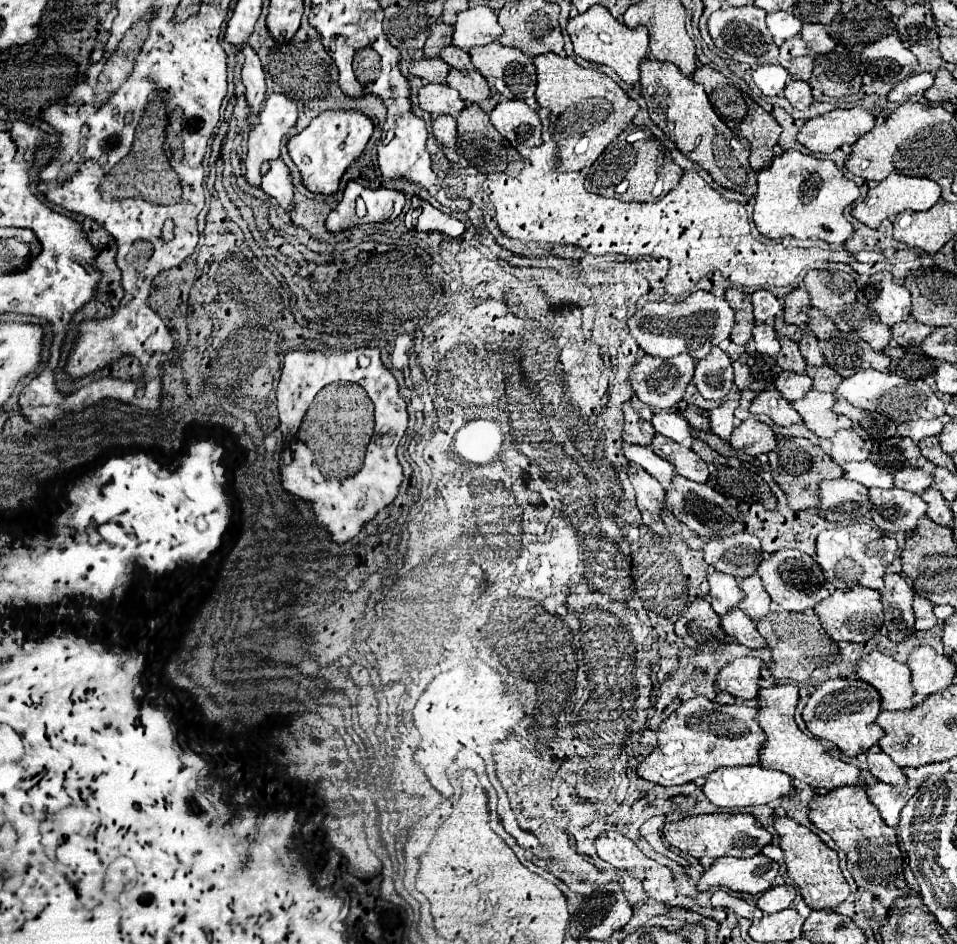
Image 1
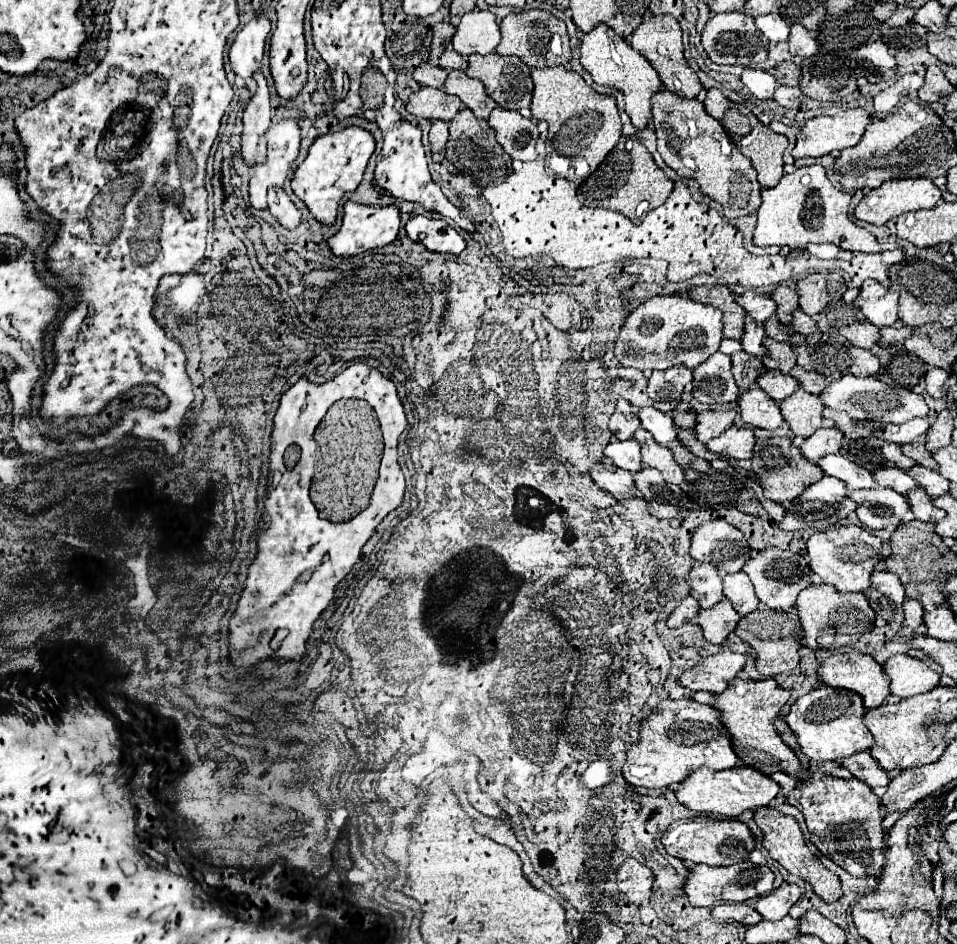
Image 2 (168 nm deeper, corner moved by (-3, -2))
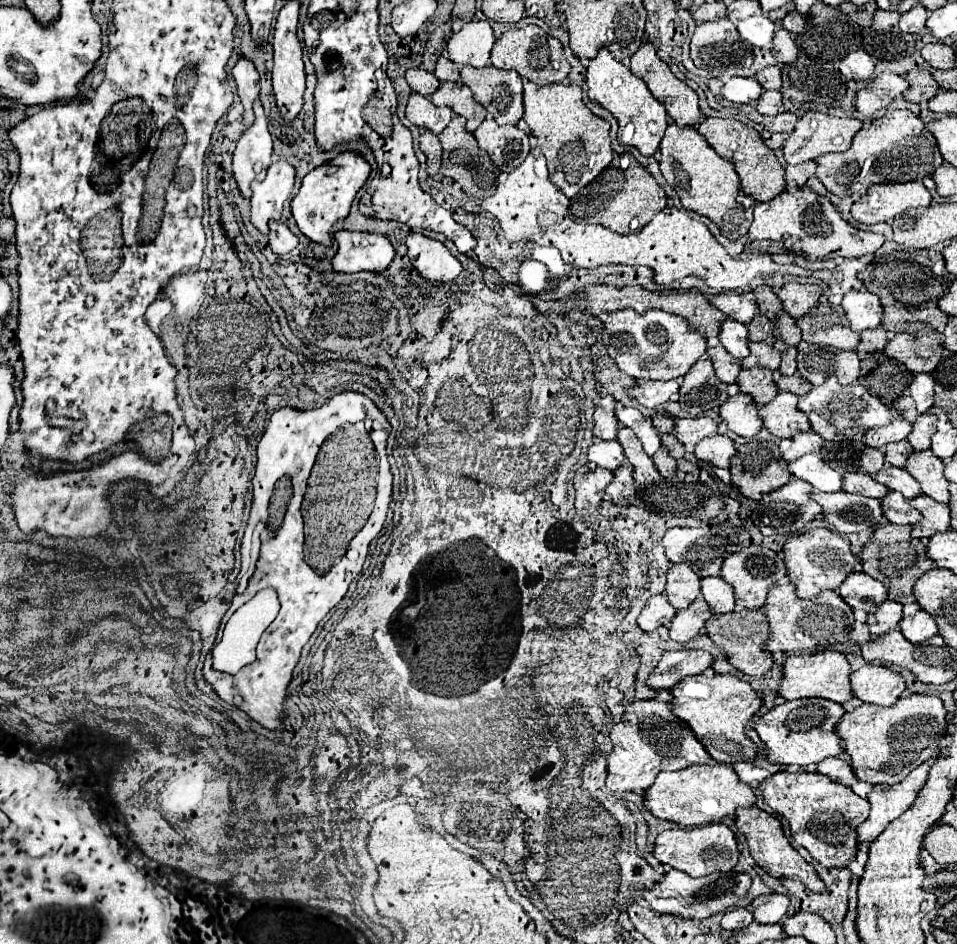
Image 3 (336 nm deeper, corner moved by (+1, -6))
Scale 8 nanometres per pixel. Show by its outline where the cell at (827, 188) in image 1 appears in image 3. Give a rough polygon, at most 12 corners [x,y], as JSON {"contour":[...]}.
{"contour":[[809,186],[759,202],[745,250],[873,254],[885,236]]}

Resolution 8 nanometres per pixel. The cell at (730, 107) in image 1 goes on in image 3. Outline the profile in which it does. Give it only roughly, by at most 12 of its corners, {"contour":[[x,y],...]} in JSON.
{"contour":[[739,120],[697,128],[731,160],[741,190],[767,202],[785,190],[783,168],[761,134]]}

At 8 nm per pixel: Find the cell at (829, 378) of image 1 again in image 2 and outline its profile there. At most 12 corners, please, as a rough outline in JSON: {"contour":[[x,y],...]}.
{"contour":[[791,370],[791,376],[811,394],[819,392],[829,384],[821,374]]}

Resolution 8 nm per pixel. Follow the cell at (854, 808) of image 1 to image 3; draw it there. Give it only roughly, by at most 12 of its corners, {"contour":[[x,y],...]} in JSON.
{"contour":[[777,772],[763,800],[825,868],[847,868],[869,800],[819,772]]}

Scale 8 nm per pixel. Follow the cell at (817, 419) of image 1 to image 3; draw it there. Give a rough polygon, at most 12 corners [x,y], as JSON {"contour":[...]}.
{"contour":[[779,392],[759,408],[765,428],[777,438],[809,432],[797,396]]}

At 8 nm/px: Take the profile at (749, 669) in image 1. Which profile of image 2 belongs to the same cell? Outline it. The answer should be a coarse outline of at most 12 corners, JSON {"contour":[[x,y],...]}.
{"contour":[[721,650],[677,676],[689,690],[721,692],[745,656]]}

